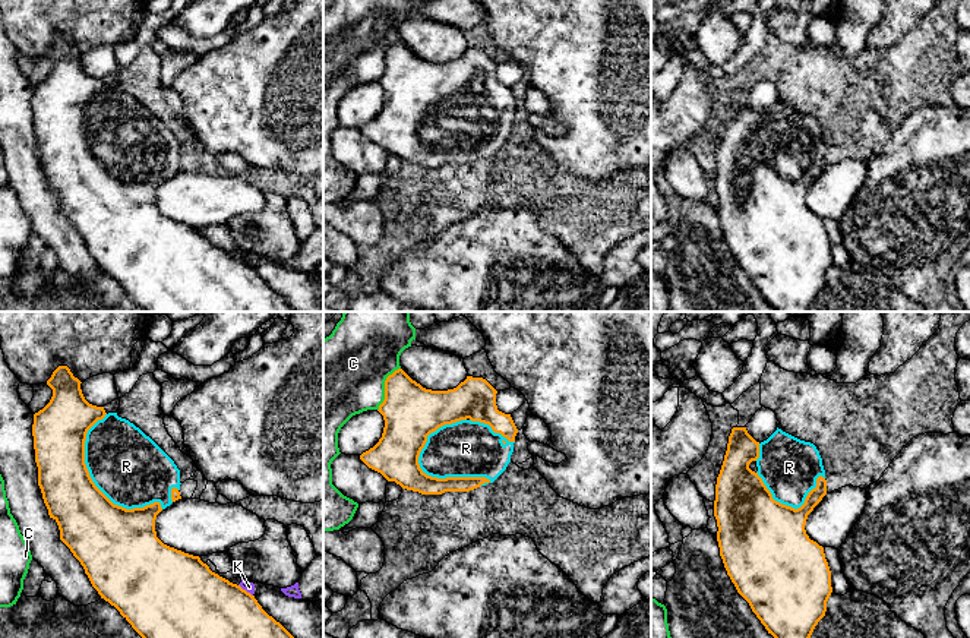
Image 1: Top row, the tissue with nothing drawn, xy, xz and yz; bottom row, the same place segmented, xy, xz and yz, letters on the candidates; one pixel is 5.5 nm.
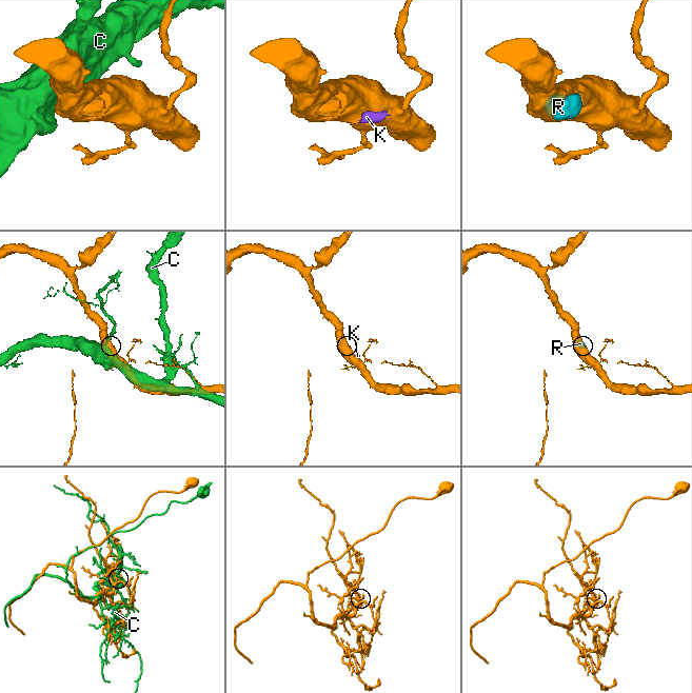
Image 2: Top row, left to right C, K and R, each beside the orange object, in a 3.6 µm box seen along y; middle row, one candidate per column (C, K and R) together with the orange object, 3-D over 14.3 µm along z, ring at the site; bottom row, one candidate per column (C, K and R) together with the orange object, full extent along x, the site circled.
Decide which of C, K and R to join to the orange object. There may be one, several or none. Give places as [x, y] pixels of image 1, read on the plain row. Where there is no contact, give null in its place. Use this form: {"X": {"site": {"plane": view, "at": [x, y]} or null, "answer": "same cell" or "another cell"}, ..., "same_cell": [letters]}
{"C": {"site": {"plane": "xz", "at": [385, 60]}, "answer": "another cell"}, "K": {"site": {"plane": "xy", "at": [245, 262]}, "answer": "another cell"}, "R": {"site": {"plane": "xz", "at": [441, 151]}, "answer": "same cell"}, "same_cell": ["R"]}

